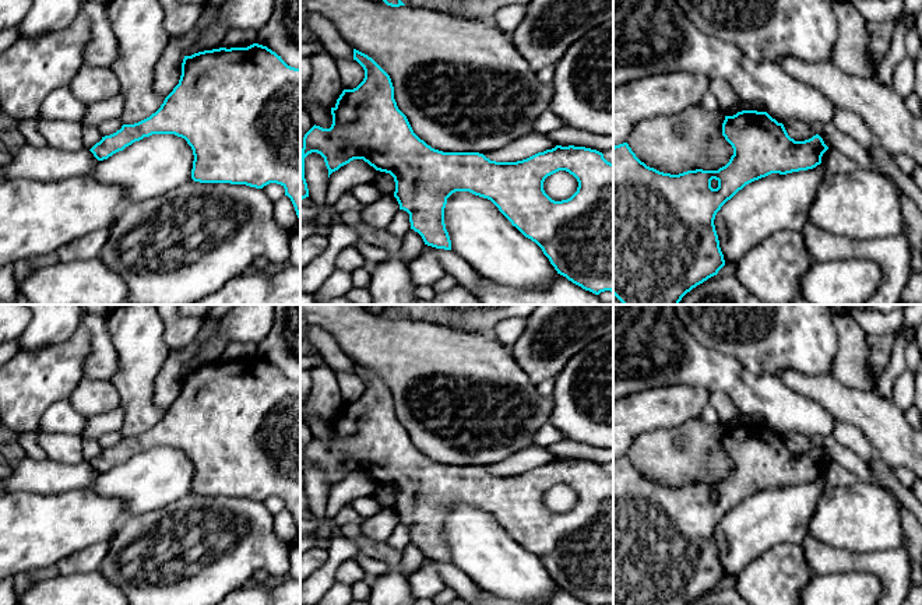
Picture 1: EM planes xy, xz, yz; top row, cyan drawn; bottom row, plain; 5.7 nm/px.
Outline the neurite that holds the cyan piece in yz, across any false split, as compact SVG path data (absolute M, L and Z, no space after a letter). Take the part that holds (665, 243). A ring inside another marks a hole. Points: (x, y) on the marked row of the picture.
M757 110L725 116L722 136L733 148L733 155L725 166L718 170L696 169L679 175L647 166L627 143L613 147L613 295L623 305L679 305L687 292L717 275L725 265L714 225L721 207L746 184L771 173L786 175L816 168L828 150L819 134L795 141L782 123L767 112Z

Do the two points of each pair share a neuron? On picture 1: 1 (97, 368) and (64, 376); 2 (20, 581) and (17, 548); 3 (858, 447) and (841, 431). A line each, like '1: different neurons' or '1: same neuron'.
1: different neurons
2: different neurons
3: same neuron

